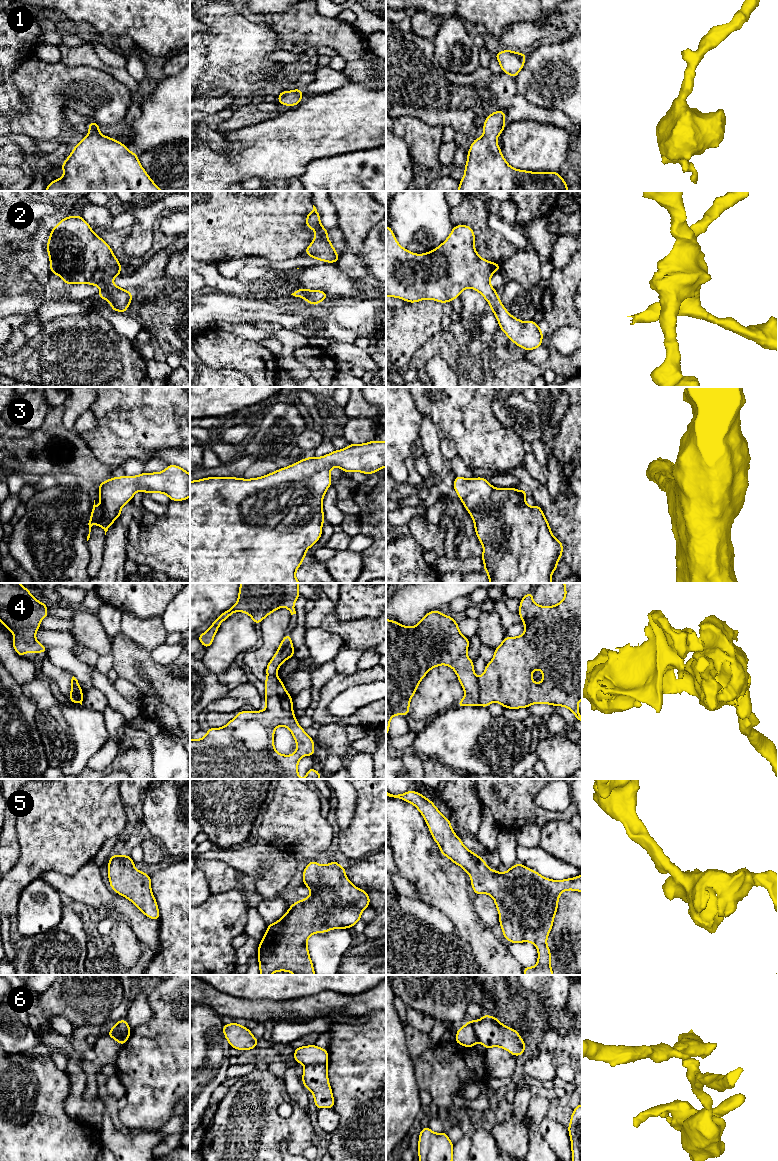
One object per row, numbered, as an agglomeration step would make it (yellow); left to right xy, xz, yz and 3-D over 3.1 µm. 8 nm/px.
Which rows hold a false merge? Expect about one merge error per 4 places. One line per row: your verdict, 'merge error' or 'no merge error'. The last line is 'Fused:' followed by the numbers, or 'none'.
1: no merge error
2: no merge error
3: no merge error
4: merge error
5: no merge error
6: merge error
Fused: 4, 6

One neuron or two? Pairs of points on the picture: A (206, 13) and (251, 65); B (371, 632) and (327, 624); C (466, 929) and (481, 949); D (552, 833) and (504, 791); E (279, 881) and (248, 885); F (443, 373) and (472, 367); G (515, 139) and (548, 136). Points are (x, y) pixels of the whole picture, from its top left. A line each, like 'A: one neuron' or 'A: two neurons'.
A: one neuron
B: one neuron
C: one neuron
D: two neurons
E: two neurons
F: two neurons
G: one neuron

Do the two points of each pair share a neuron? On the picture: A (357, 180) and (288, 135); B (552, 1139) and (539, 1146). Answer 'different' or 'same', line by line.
A: different
B: different

